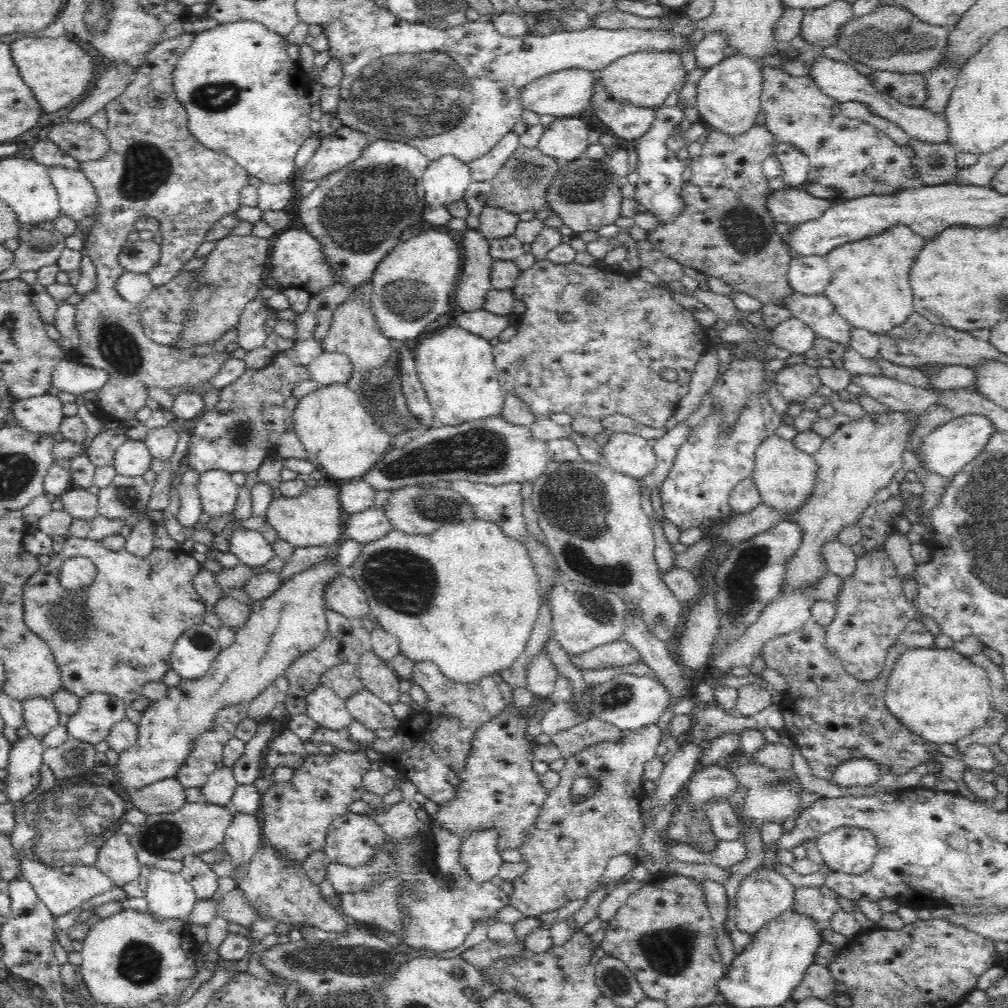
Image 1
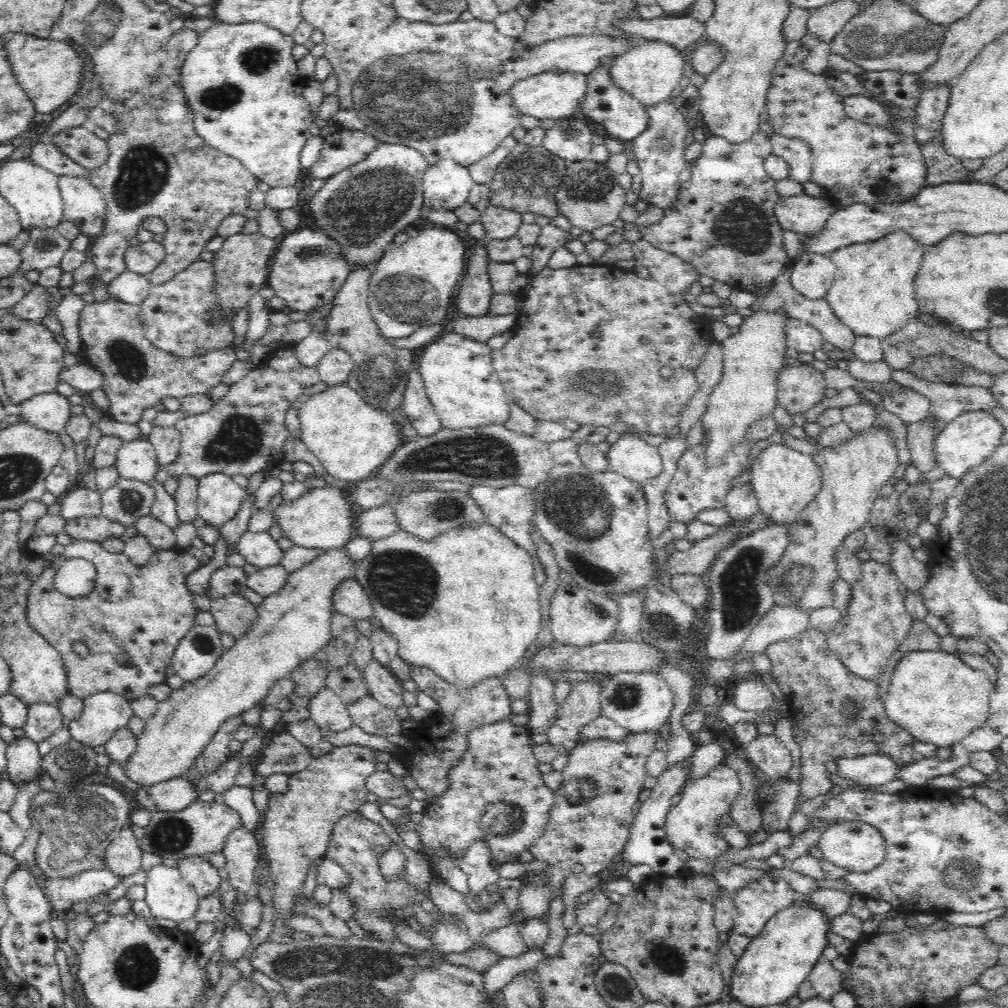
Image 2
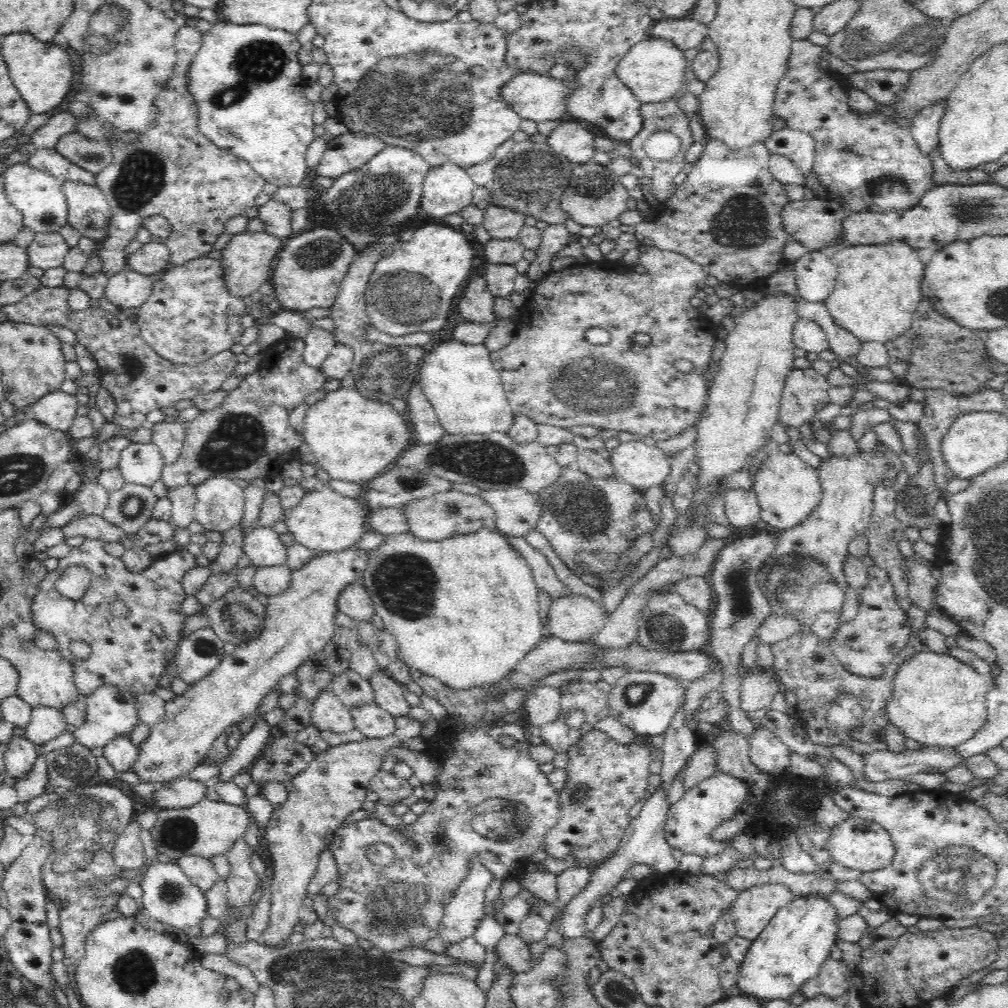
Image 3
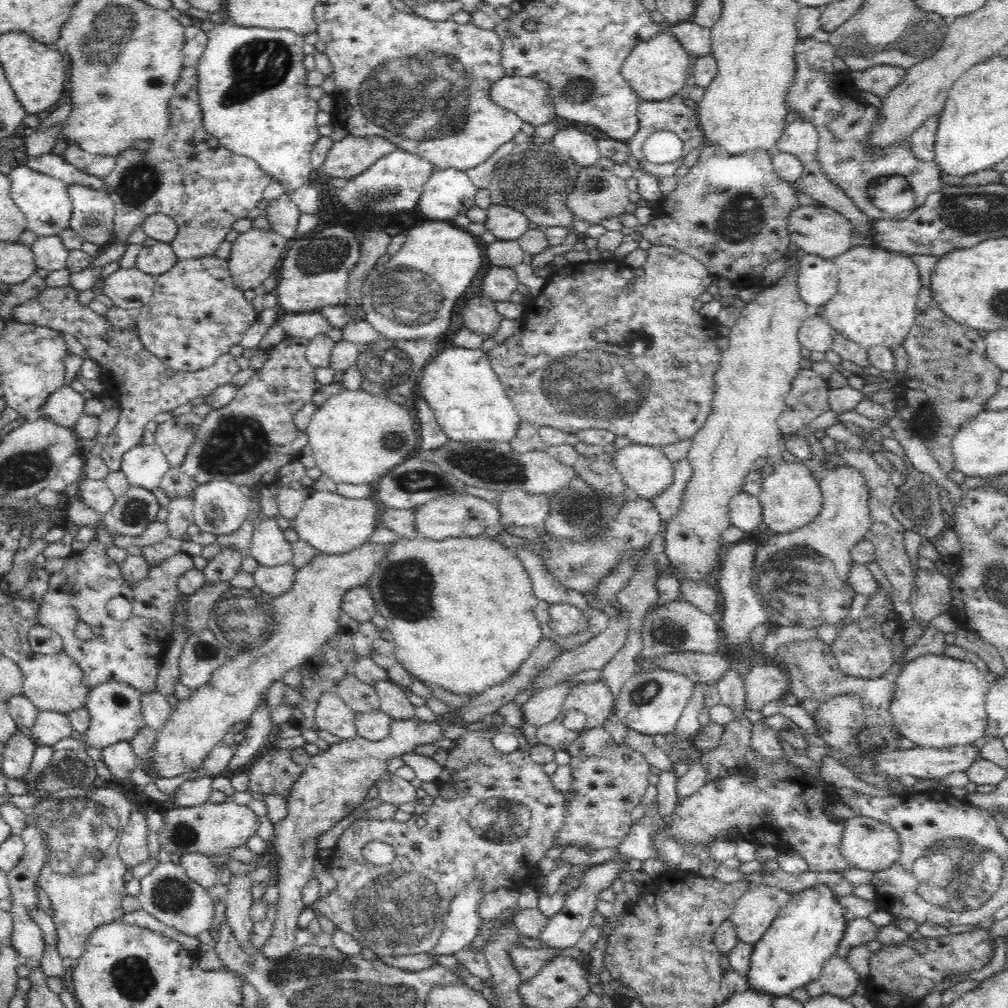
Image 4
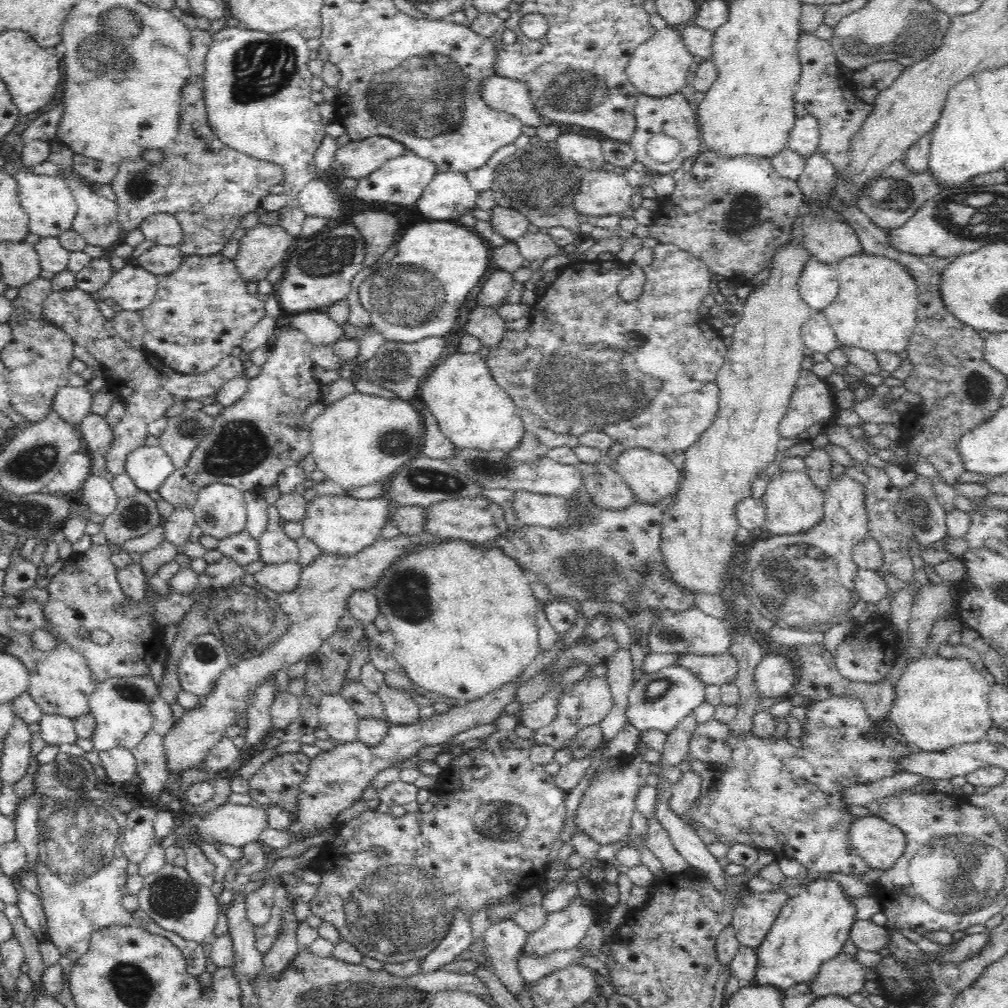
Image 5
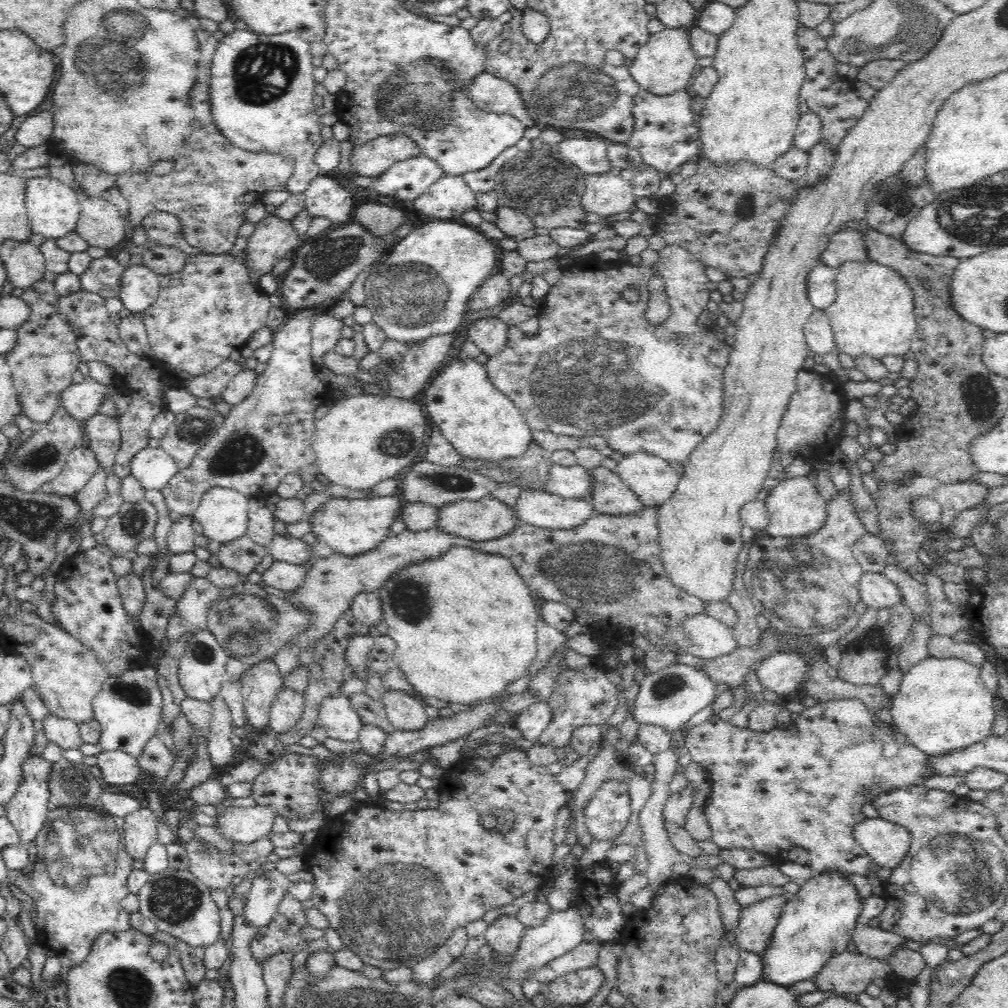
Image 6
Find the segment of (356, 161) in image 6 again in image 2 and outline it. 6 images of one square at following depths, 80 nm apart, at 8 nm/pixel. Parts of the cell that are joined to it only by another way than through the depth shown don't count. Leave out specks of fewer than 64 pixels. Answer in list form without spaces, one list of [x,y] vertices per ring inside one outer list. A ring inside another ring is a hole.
[[[340,128],[324,137],[320,156],[314,166],[305,171],[304,178],[330,178],[340,170],[362,162],[380,143],[370,133]]]

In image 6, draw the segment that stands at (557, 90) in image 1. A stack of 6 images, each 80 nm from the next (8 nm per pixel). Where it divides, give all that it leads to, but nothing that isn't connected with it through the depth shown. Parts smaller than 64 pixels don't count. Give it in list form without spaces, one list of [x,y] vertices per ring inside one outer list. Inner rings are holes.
[[[486,72],[477,74],[469,86],[471,101],[484,112],[498,112],[515,116],[527,127],[535,125],[529,116],[517,88],[504,80]]]

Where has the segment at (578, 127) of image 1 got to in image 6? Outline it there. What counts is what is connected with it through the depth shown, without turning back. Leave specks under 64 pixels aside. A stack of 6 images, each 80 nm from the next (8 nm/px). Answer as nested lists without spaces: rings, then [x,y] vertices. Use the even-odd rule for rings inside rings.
[[[568,138],[558,145],[558,154],[577,166],[584,174],[606,174],[613,171],[605,141],[592,138]]]

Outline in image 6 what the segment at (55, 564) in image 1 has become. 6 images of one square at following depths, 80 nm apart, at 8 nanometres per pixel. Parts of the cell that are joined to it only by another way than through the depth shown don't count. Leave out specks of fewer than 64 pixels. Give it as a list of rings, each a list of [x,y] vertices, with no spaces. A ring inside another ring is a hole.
[[[97,545],[86,551],[78,551],[72,557],[66,558],[56,573],[55,603],[51,610],[64,631],[76,637],[86,647],[90,647],[96,653],[98,661],[102,661],[106,665],[106,669],[110,671],[111,675],[120,677],[126,671],[134,671],[135,668],[150,664],[157,649],[145,638],[139,614],[134,618],[126,614],[117,589],[117,577],[110,568],[112,557],[111,548],[106,545]]]

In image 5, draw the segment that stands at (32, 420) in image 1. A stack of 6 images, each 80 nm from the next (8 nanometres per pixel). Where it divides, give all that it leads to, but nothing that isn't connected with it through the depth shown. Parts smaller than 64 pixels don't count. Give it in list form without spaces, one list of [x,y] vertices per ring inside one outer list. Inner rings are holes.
[[[89,384],[85,387],[80,386],[66,386],[60,388],[56,394],[56,399],[54,400],[52,411],[56,411],[56,414],[60,415],[60,418],[64,419],[67,423],[75,424],[78,426],[85,416],[91,413],[91,405],[93,403],[93,394],[89,392],[86,388],[89,388]]]

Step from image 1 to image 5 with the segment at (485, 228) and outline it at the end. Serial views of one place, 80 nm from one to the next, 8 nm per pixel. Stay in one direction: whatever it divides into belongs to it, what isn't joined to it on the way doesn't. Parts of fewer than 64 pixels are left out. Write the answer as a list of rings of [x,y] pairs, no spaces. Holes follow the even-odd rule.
[[[496,205],[491,211],[492,216],[489,222],[495,234],[515,241],[528,232],[531,222],[519,210]]]

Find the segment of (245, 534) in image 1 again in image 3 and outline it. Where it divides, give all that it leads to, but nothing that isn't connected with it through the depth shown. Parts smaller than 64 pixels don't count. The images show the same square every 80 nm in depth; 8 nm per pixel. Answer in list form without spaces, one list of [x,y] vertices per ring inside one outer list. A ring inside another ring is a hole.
[[[261,526],[244,538],[244,554],[258,567],[284,564],[287,548],[273,526]]]

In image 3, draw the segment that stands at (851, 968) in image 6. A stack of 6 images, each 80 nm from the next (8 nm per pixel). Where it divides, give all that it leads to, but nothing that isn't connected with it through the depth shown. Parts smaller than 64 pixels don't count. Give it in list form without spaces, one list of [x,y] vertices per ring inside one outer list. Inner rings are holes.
[[[826,959],[816,978],[809,979],[800,992],[807,999],[816,998],[818,995],[826,995],[835,999],[843,998],[850,988],[850,975],[842,961]]]

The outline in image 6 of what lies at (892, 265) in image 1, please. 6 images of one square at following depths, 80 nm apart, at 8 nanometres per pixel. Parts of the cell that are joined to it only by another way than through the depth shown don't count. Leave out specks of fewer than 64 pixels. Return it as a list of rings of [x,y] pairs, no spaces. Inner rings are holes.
[[[866,260],[865,262],[848,262],[838,268],[836,278],[837,298],[834,304],[824,308],[836,338],[836,346],[854,360],[860,356],[882,359],[884,356],[909,356],[910,344],[917,332],[914,295],[906,285],[904,277],[888,266]]]

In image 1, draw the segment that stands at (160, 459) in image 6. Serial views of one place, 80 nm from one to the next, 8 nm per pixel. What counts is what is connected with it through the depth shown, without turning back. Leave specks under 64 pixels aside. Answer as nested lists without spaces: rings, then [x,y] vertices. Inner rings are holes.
[[[128,438],[114,453],[113,465],[122,476],[144,476],[150,470],[152,459],[145,441]]]

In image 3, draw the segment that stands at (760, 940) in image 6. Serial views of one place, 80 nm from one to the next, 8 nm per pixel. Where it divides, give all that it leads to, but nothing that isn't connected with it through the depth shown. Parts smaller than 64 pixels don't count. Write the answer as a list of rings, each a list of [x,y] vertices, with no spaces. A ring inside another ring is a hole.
[[[777,883],[757,885],[737,894],[731,906],[736,934],[748,940],[756,940],[768,926],[772,917],[796,895]]]

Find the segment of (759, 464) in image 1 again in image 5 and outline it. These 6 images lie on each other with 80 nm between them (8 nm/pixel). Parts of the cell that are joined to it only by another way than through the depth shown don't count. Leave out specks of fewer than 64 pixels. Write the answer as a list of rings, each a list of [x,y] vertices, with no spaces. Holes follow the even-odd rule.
[[[773,469],[769,476],[769,484],[761,496],[766,507],[766,522],[764,526],[772,535],[784,535],[807,532],[820,524],[824,516],[824,492],[821,491],[809,477],[807,472],[777,471]]]

